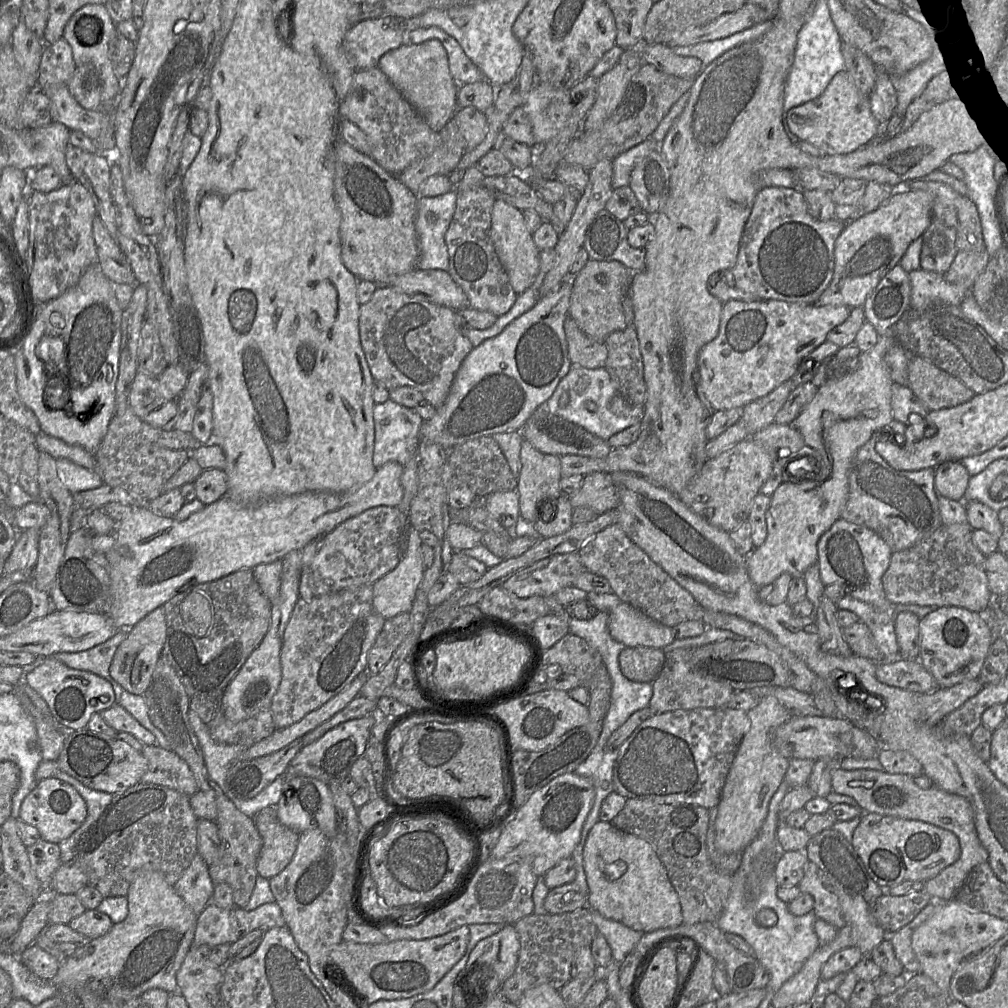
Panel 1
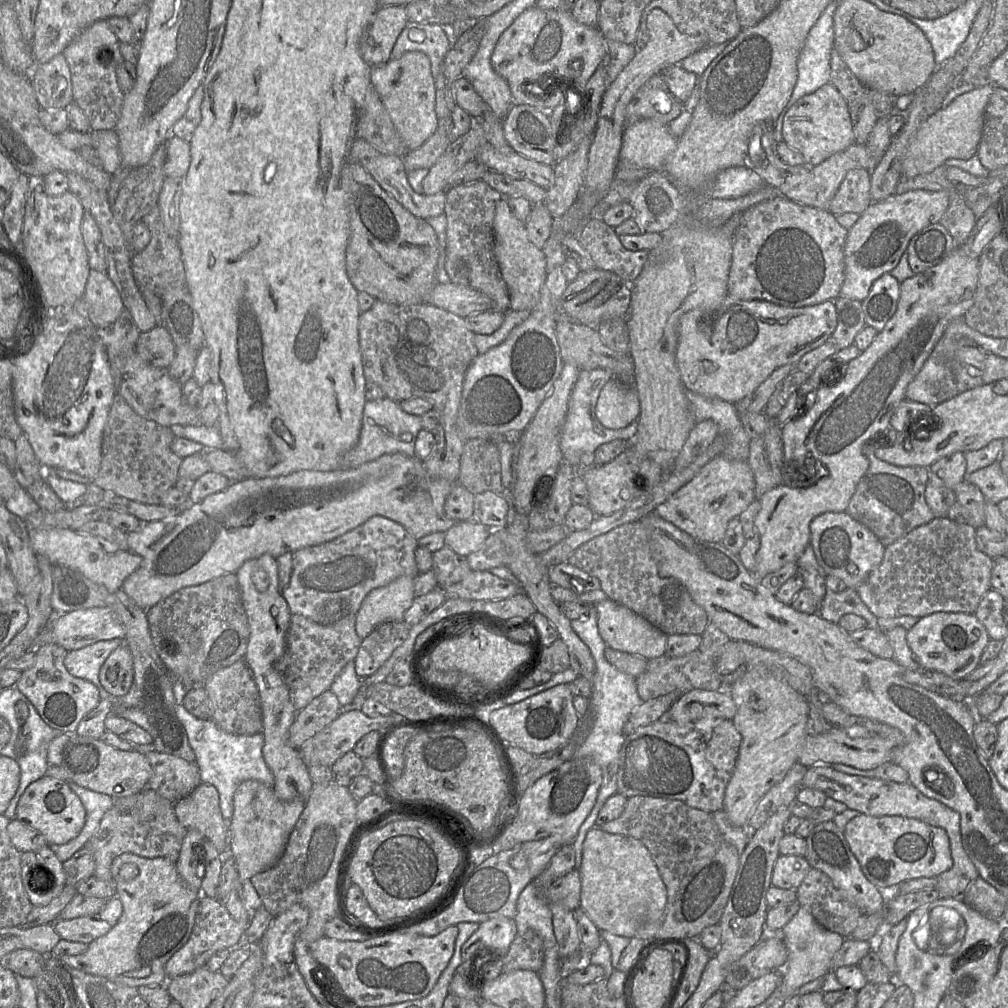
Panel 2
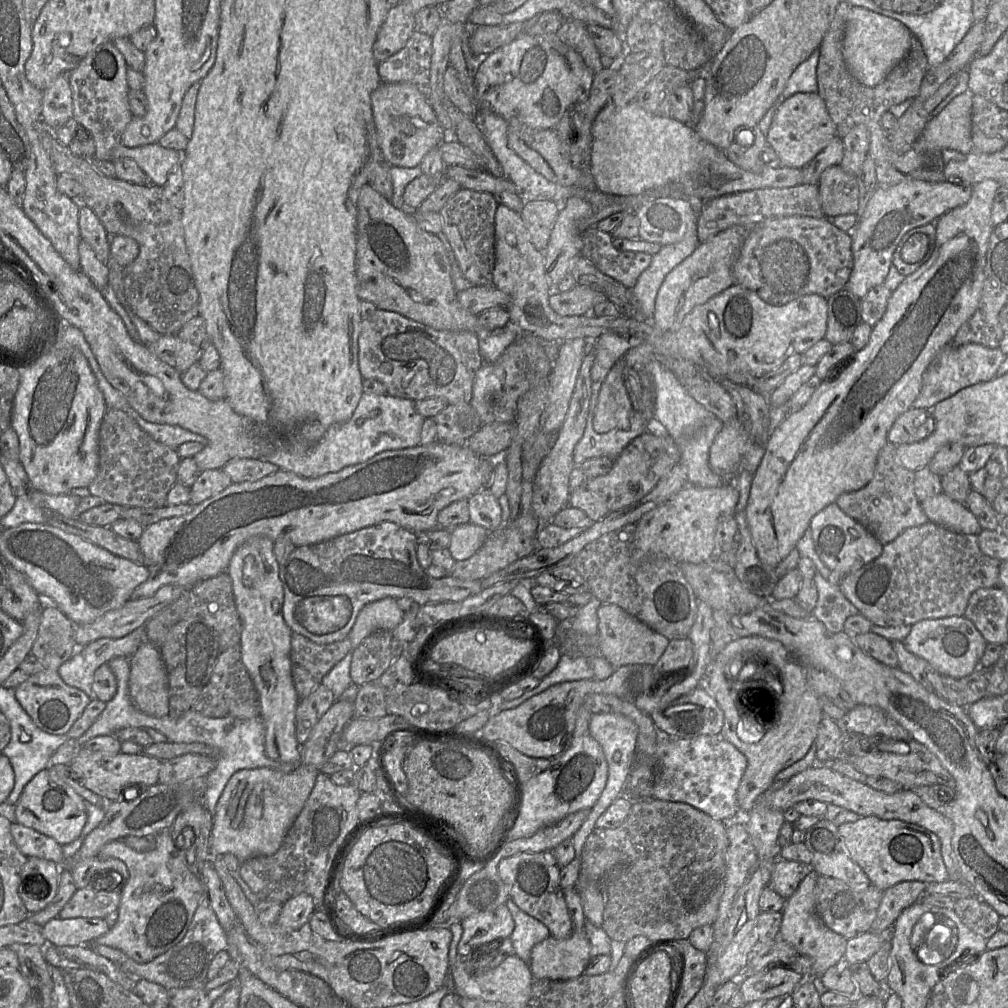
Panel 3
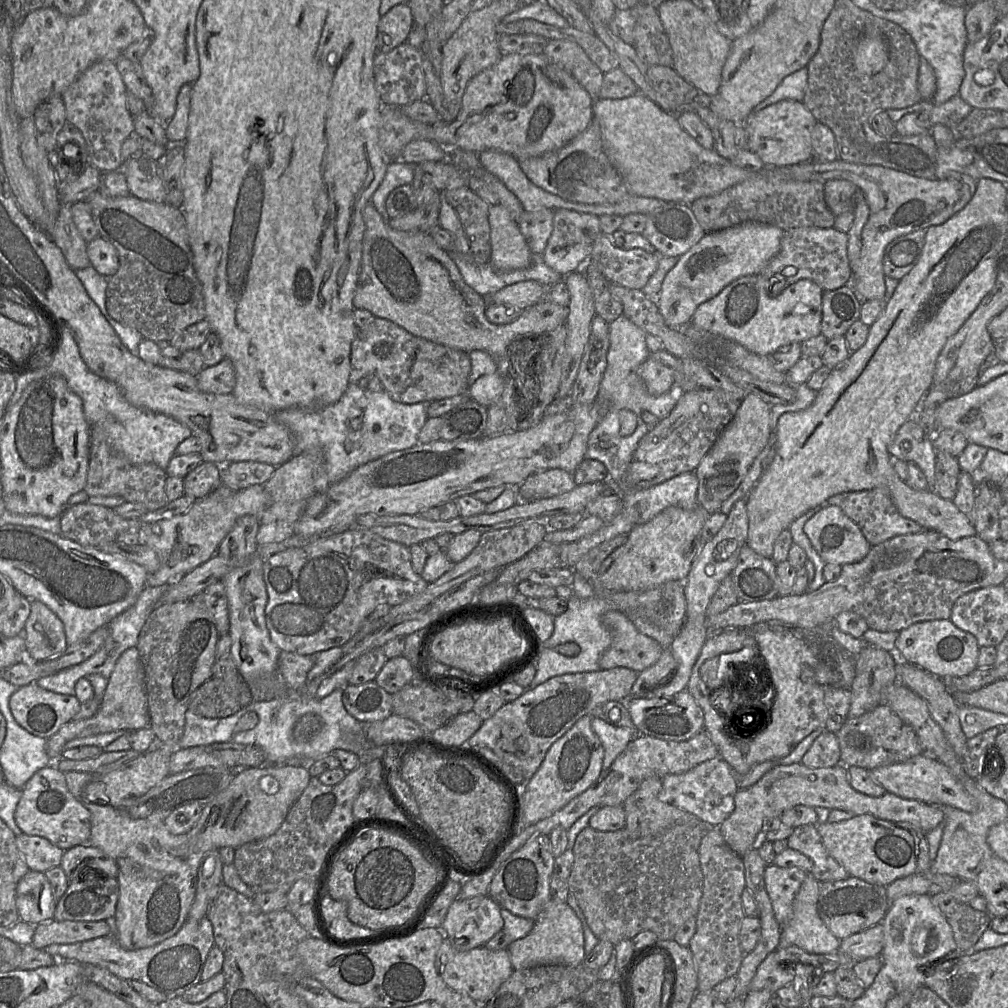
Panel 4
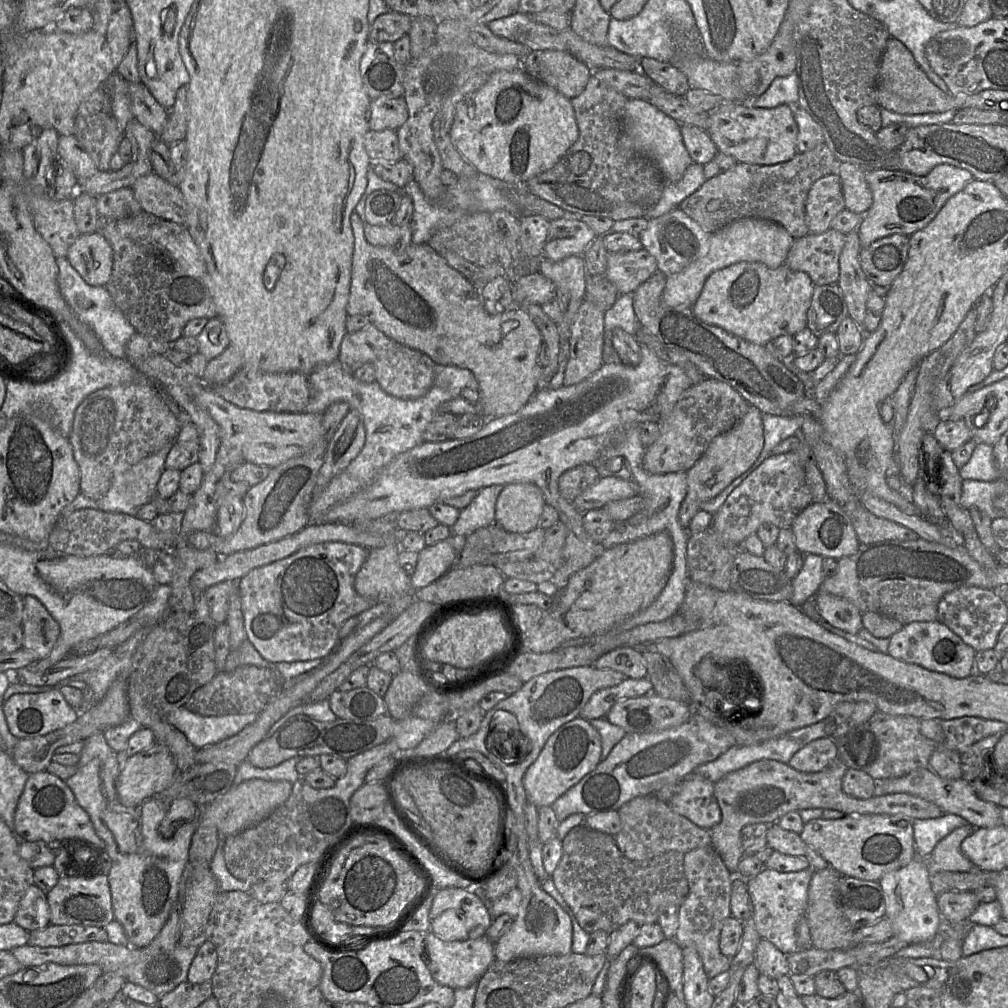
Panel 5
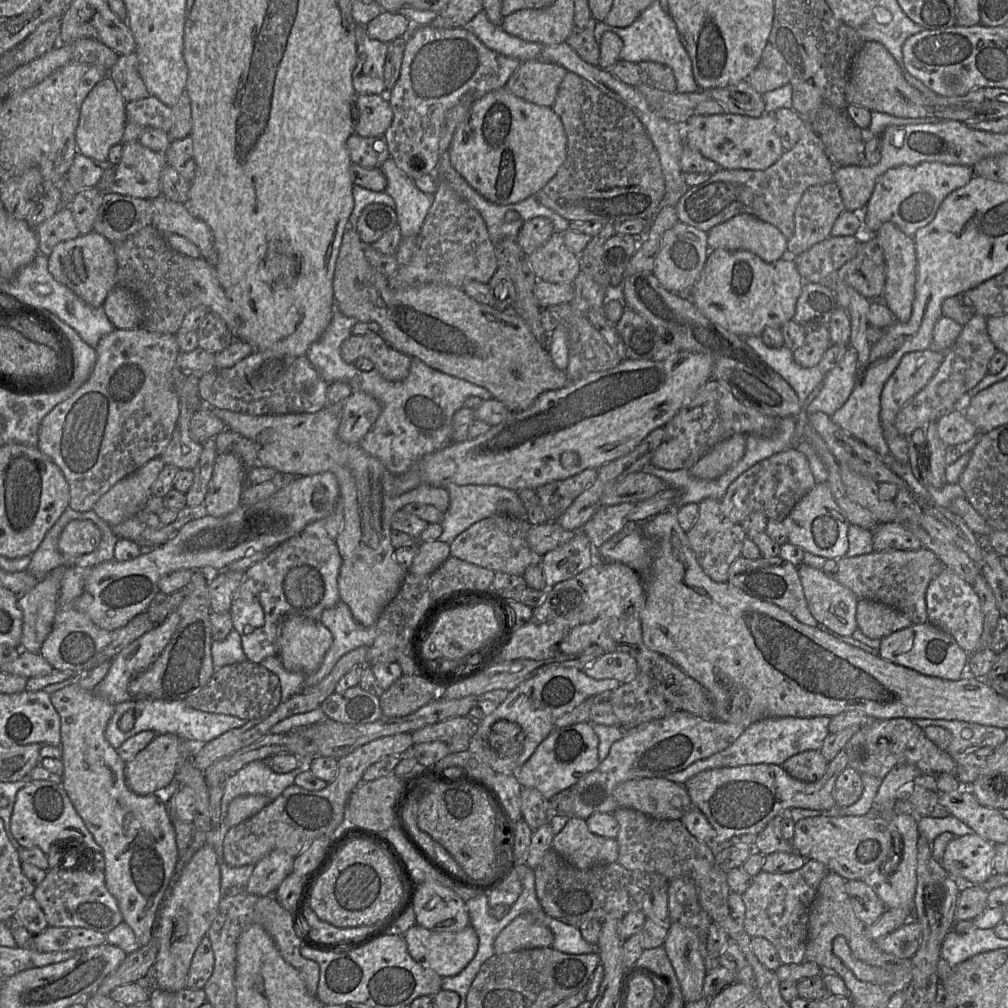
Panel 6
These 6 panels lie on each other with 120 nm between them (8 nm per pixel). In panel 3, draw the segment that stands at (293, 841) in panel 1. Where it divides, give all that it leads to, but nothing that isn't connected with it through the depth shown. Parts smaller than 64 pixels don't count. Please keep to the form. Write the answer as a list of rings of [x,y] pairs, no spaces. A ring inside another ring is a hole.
[[[305,764],[288,773],[267,767],[235,772],[211,813],[209,860],[231,853],[243,862],[277,852],[309,797],[318,773],[314,766]]]

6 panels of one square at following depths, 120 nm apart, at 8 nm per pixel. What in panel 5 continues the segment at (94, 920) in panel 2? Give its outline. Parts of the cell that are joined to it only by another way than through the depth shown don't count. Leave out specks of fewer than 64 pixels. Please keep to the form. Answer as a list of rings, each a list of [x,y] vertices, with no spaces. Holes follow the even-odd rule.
[[[49,924],[43,929],[30,931],[28,944],[40,947],[60,947],[70,944],[108,940],[105,928],[84,925]]]

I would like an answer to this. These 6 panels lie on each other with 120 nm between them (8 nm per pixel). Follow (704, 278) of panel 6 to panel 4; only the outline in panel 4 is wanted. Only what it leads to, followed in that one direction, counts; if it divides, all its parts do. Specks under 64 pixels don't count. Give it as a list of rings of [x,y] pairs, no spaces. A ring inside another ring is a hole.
[[[760,275],[744,276],[701,304],[693,315],[692,324],[733,340],[755,354],[770,356],[792,343],[801,344],[821,334],[823,292],[815,282],[802,279],[779,296],[770,297]]]

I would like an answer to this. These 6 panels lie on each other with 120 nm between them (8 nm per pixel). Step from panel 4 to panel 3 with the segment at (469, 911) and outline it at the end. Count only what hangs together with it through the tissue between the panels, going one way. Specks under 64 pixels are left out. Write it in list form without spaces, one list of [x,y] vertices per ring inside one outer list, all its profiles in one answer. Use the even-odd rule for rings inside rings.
[[[505,904],[493,910],[470,915],[460,921],[463,928],[457,954],[470,960],[472,954],[489,947],[488,942],[509,938],[514,929],[514,920]]]

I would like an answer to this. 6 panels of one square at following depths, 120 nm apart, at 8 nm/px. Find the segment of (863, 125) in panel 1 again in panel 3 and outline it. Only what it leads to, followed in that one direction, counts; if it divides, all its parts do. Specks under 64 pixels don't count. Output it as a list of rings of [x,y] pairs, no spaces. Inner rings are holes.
[[[817,92],[796,93],[783,101],[765,135],[767,144],[777,153],[781,166],[798,169],[808,165],[835,136],[838,136],[836,125]]]

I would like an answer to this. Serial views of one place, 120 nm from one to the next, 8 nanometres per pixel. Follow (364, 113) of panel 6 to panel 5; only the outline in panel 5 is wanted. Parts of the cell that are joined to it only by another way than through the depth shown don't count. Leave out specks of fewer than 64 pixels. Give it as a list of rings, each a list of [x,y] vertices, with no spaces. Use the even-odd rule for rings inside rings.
[[[379,97],[371,100],[368,119],[371,131],[397,130],[407,118],[408,108],[403,97]]]

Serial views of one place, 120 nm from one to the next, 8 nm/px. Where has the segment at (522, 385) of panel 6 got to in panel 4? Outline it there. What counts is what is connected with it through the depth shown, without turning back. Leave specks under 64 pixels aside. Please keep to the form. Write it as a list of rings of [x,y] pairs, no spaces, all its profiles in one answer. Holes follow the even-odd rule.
[[[370,201],[363,208],[362,217],[365,232],[360,274],[353,299],[354,308],[366,309],[375,317],[389,320],[412,335],[434,343],[468,353],[474,350],[488,352],[497,361],[497,372],[503,375],[505,383],[499,400],[487,407],[488,420],[483,437],[499,436],[527,428],[527,416],[524,415],[517,403],[514,380],[510,376],[508,362],[506,361],[508,349],[518,338],[539,337],[543,334],[549,334],[565,324],[569,315],[569,307],[559,305],[549,298],[545,298],[519,312],[517,318],[512,322],[493,324],[485,315],[487,302],[484,297],[465,283],[454,260],[448,252],[436,244],[429,233],[393,229],[388,224],[388,217],[384,217]]]

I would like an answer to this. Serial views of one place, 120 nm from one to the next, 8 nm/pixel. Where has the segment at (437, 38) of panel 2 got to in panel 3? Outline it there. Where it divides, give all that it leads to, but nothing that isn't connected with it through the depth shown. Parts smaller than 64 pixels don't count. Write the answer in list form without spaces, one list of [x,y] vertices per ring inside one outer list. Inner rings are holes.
[[[413,31],[403,48],[378,64],[381,82],[407,82],[430,95],[432,36]]]

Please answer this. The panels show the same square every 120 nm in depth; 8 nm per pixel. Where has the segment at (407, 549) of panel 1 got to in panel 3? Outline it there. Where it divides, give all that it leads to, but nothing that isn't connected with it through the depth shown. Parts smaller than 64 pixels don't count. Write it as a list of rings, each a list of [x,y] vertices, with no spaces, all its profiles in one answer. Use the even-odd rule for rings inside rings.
[[[393,597],[366,604],[348,635],[353,649],[376,631],[392,631],[402,621],[404,614],[397,604],[397,599]]]

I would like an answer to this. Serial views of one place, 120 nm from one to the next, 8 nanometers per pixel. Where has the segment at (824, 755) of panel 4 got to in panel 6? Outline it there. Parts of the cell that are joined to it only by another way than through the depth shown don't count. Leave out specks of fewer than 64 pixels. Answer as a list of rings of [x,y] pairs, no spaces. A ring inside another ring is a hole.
[[[808,750],[790,757],[781,766],[793,778],[810,783],[822,778],[828,763],[820,750]]]

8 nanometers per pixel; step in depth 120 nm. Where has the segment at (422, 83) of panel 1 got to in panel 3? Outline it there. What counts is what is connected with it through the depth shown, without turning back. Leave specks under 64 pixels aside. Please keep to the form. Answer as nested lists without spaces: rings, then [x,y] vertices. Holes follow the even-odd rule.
[[[407,82],[381,84],[371,94],[377,142],[383,160],[391,166],[419,166],[434,147],[445,141],[445,129],[435,116],[427,96]]]

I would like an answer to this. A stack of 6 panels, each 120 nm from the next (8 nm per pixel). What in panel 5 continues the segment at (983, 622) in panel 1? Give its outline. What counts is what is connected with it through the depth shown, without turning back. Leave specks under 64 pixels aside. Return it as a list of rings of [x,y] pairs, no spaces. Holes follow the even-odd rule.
[[[937,620],[904,625],[889,638],[887,653],[898,660],[917,664],[927,670],[954,678],[966,678],[975,672],[976,651]]]

